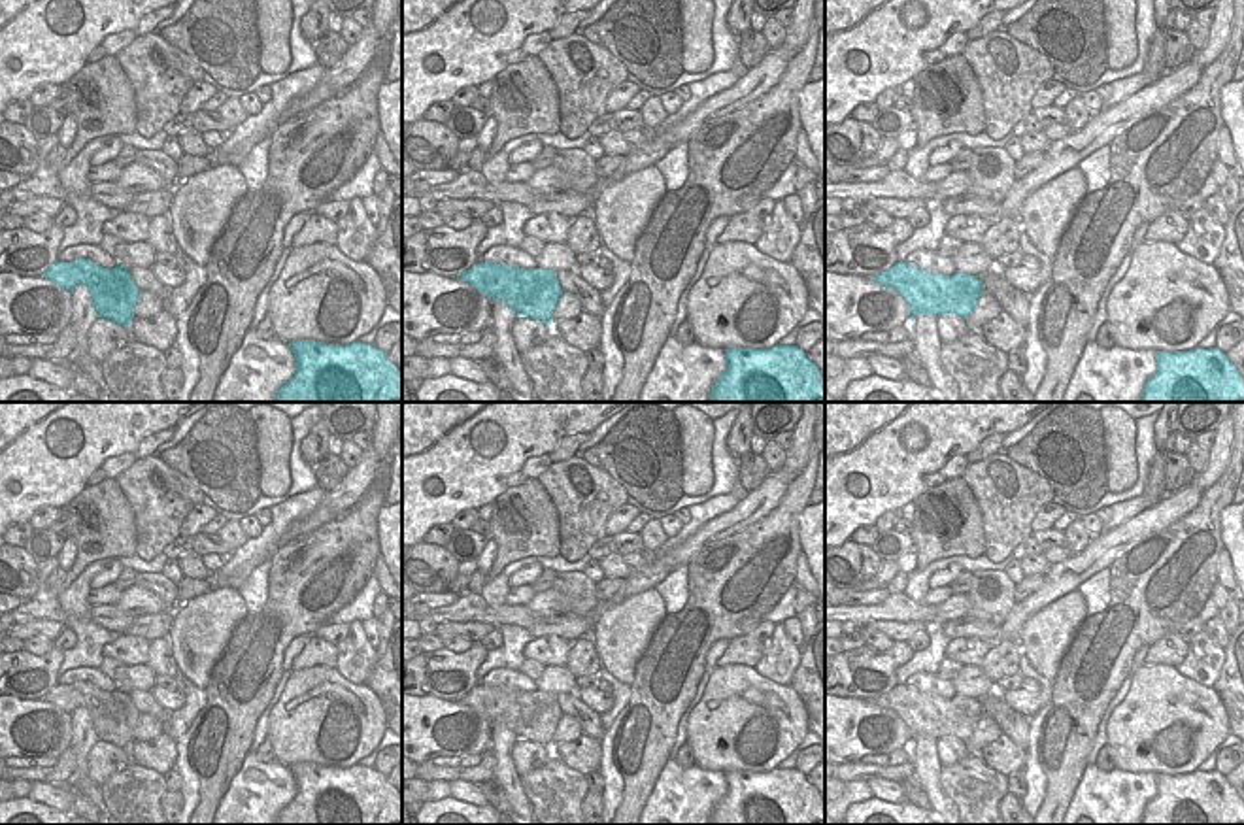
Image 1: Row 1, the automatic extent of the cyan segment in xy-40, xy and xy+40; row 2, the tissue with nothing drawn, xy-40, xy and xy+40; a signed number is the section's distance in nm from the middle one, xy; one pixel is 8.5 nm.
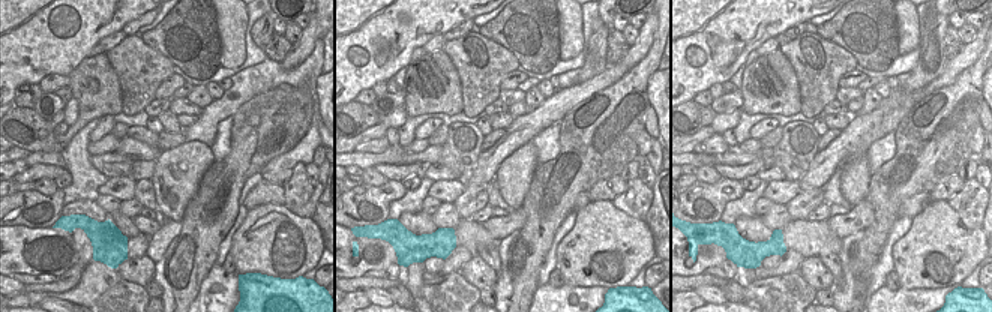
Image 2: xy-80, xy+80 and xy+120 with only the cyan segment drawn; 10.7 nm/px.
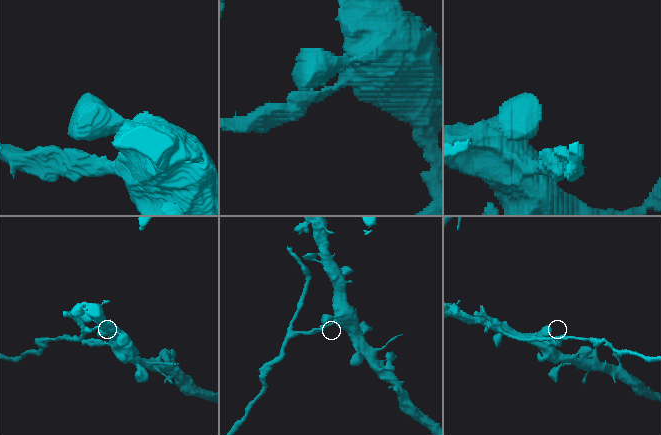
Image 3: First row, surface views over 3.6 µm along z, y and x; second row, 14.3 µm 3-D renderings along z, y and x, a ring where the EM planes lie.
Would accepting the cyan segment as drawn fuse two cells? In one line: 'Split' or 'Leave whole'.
Split.

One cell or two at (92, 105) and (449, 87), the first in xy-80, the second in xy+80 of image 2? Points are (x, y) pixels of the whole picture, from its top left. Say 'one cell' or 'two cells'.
one cell

